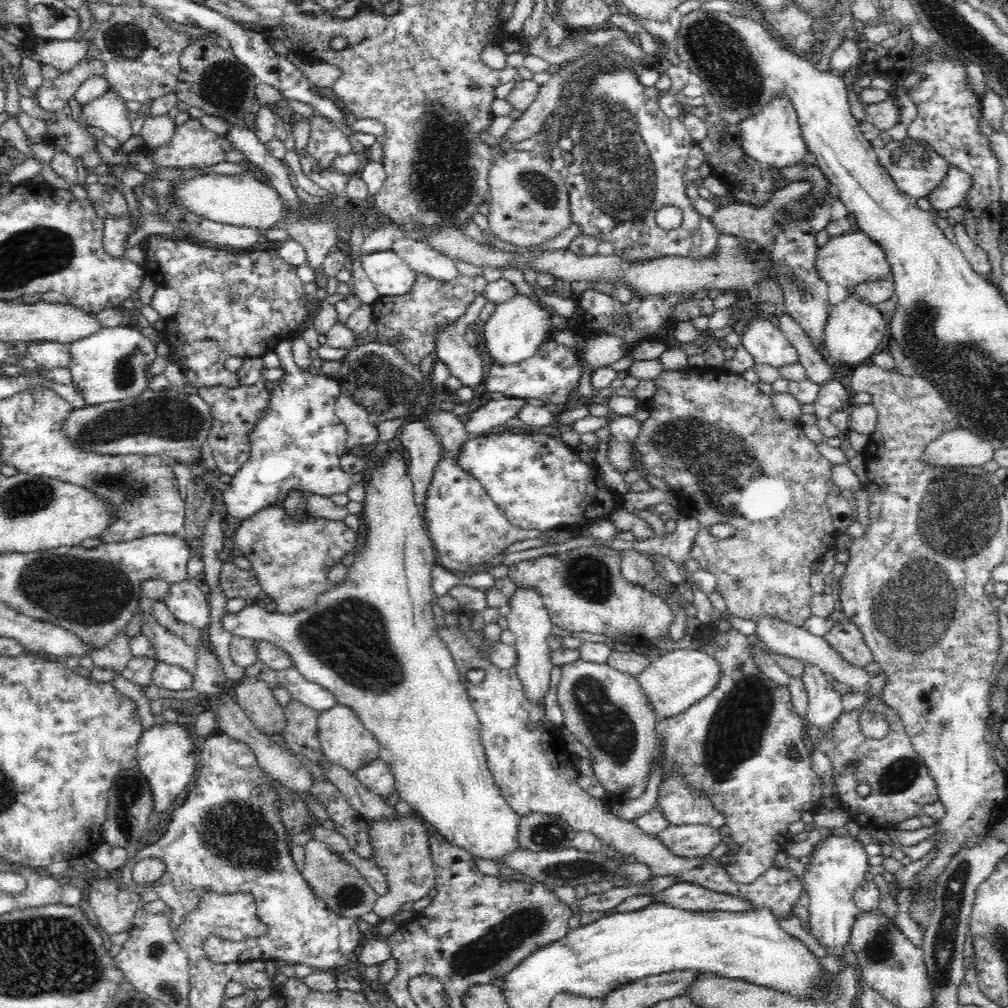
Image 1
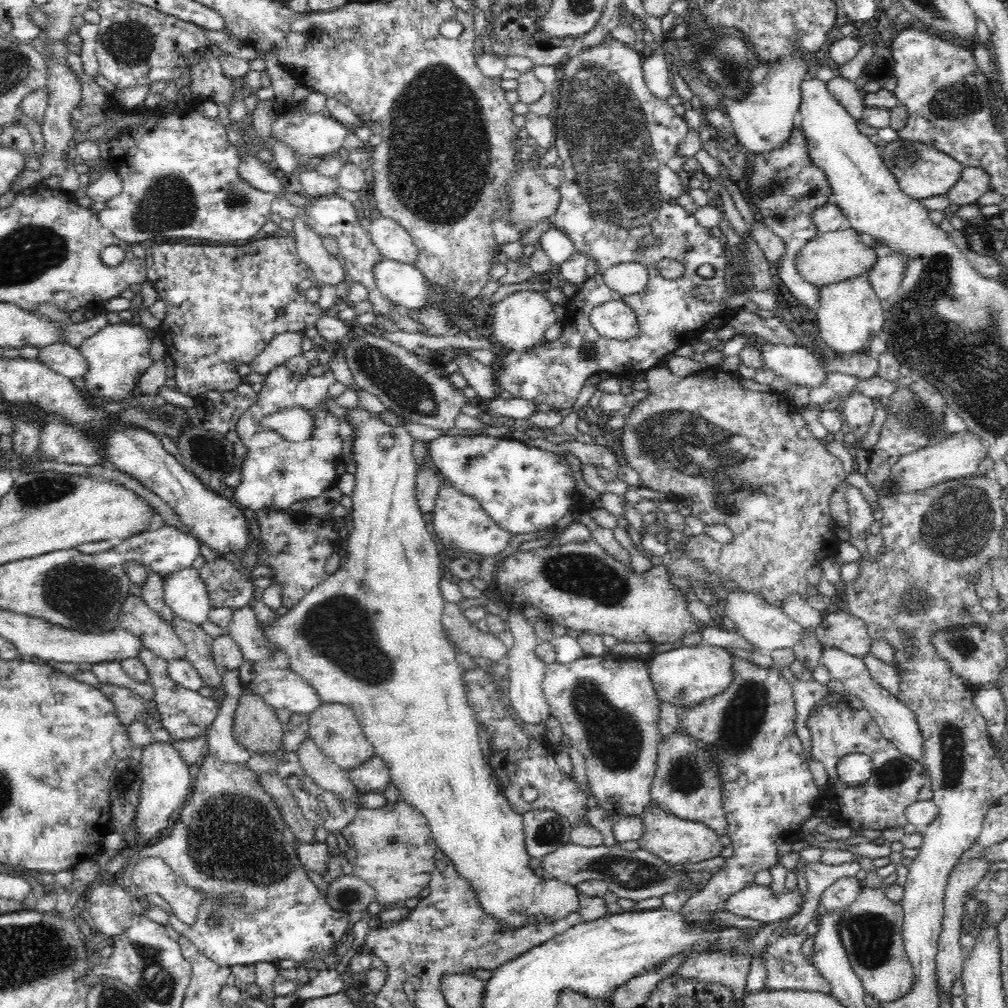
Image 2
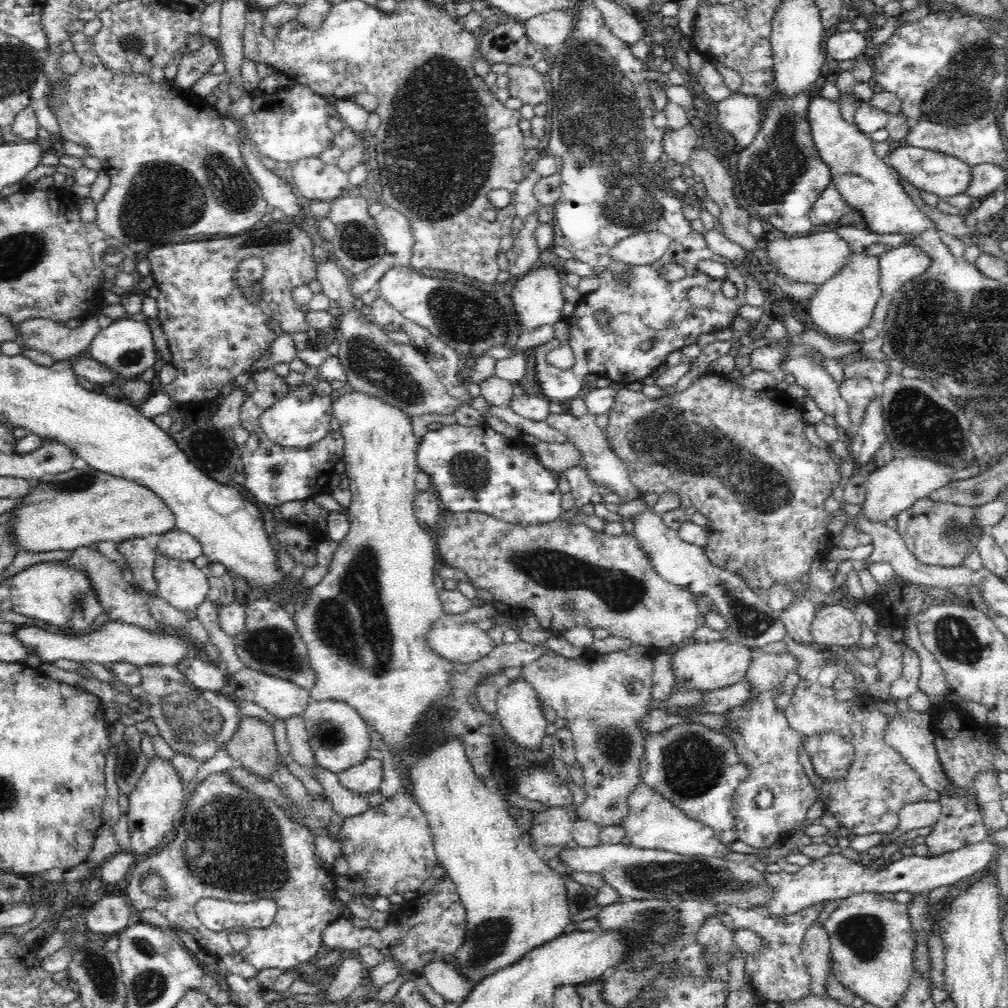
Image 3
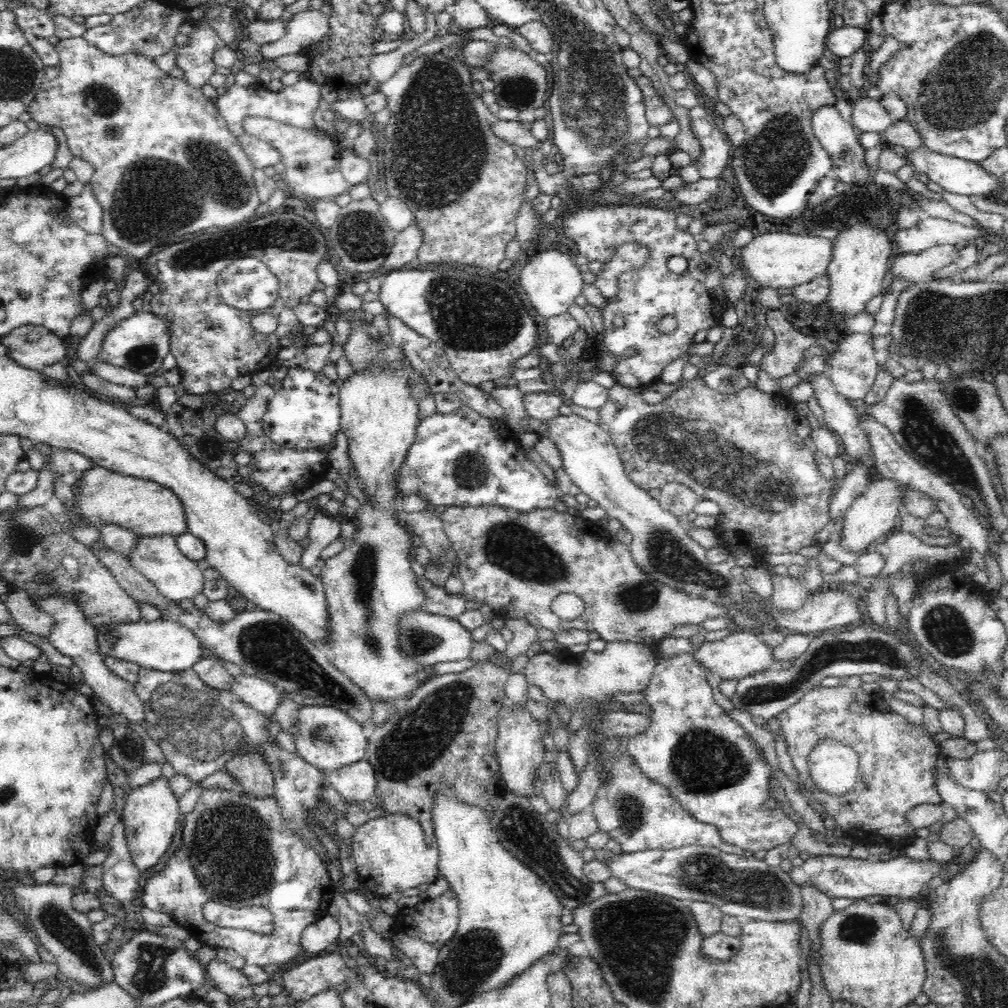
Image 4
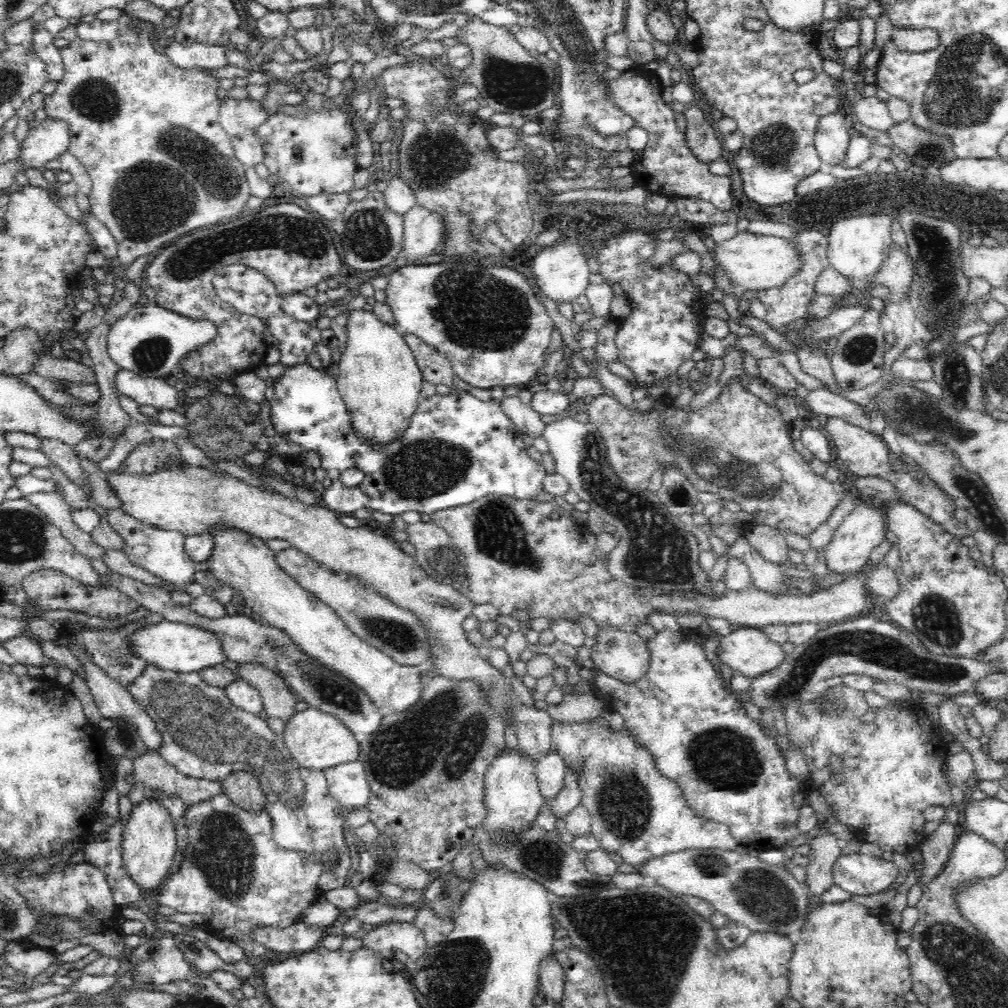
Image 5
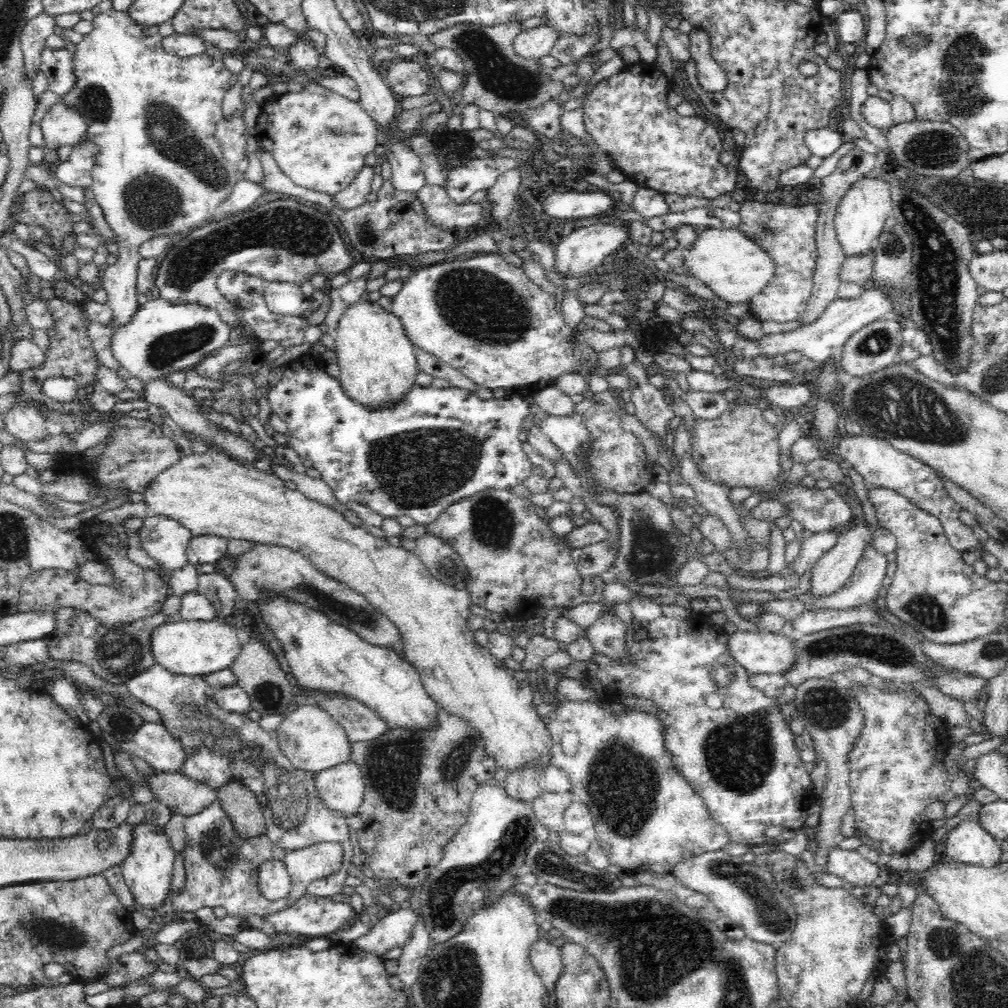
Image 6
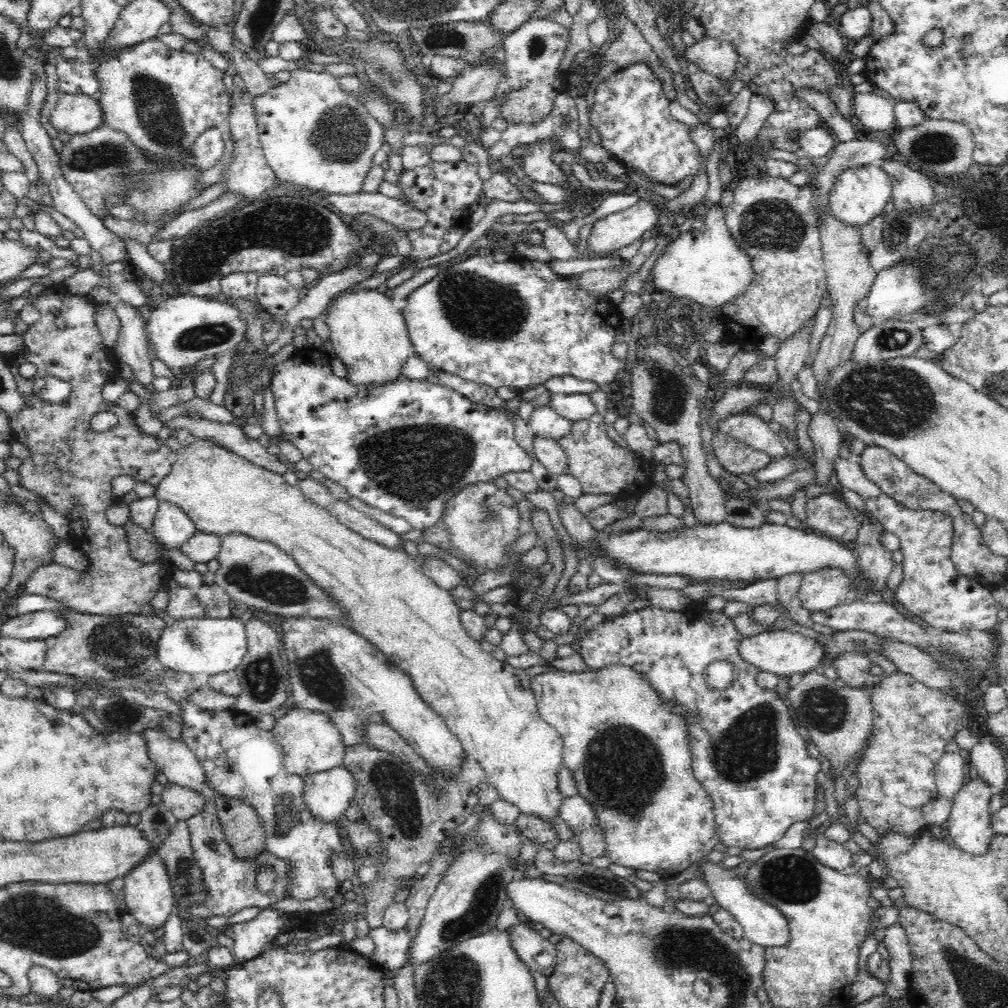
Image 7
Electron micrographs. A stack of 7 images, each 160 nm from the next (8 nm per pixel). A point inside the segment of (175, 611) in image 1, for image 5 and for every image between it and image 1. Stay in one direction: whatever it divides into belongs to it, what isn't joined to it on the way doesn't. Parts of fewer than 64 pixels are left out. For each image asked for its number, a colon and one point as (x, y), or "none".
2: (184, 592)
3: (183, 585)
4: (176, 577)
5: (162, 553)

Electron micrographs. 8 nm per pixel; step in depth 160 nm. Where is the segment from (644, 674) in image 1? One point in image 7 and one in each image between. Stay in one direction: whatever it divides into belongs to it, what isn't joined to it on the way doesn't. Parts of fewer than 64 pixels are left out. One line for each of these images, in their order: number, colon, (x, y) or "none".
2: (687, 675)
3: (712, 665)
4: (735, 656)
5: (748, 650)
6: (758, 652)
7: (784, 653)

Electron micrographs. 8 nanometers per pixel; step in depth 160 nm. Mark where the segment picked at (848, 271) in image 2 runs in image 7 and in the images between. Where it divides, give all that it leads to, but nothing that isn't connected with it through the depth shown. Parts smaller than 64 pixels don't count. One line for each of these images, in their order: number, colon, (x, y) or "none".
3: (810, 259)
4: (779, 259)
5: (756, 262)
6: (724, 259)
7: (705, 265)

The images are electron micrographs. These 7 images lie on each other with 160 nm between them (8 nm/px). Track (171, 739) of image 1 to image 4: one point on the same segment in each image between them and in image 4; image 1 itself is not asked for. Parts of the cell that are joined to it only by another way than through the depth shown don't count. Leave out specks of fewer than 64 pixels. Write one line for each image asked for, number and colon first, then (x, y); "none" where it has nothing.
2: (165, 781)
3: (159, 795)
4: (151, 812)

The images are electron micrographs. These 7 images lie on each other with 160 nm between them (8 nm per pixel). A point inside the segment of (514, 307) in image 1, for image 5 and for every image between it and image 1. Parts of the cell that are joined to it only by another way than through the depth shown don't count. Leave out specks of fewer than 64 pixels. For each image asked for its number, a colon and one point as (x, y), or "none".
2: (520, 319)
3: (537, 296)
4: (551, 282)
5: (560, 270)

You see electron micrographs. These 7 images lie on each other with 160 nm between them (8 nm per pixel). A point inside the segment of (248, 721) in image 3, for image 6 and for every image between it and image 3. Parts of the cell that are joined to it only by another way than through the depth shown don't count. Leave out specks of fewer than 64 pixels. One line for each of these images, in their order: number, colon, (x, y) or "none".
4: (253, 774)
5: (242, 788)
6: (246, 814)

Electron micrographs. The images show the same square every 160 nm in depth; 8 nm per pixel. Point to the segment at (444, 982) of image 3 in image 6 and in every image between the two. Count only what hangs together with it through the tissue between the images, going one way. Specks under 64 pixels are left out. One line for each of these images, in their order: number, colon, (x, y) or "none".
4: (424, 954)
5: (404, 937)
6: (394, 928)

